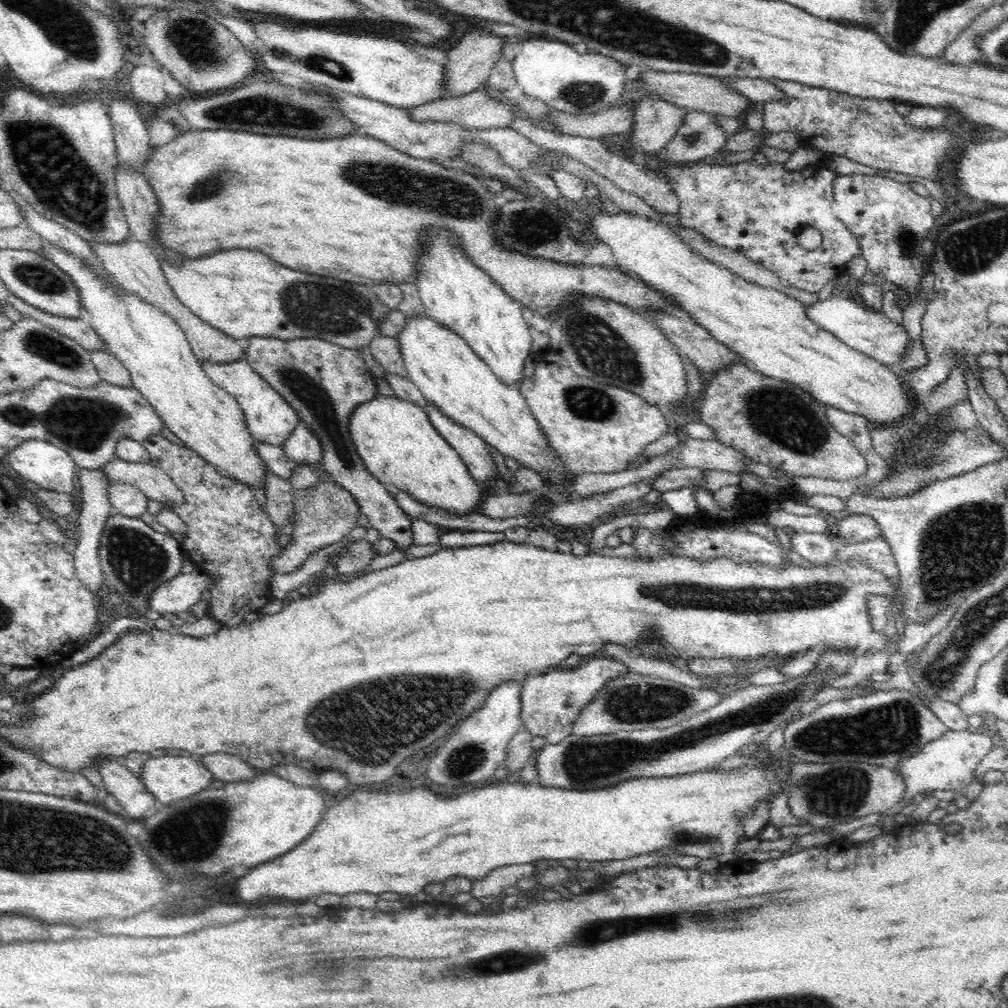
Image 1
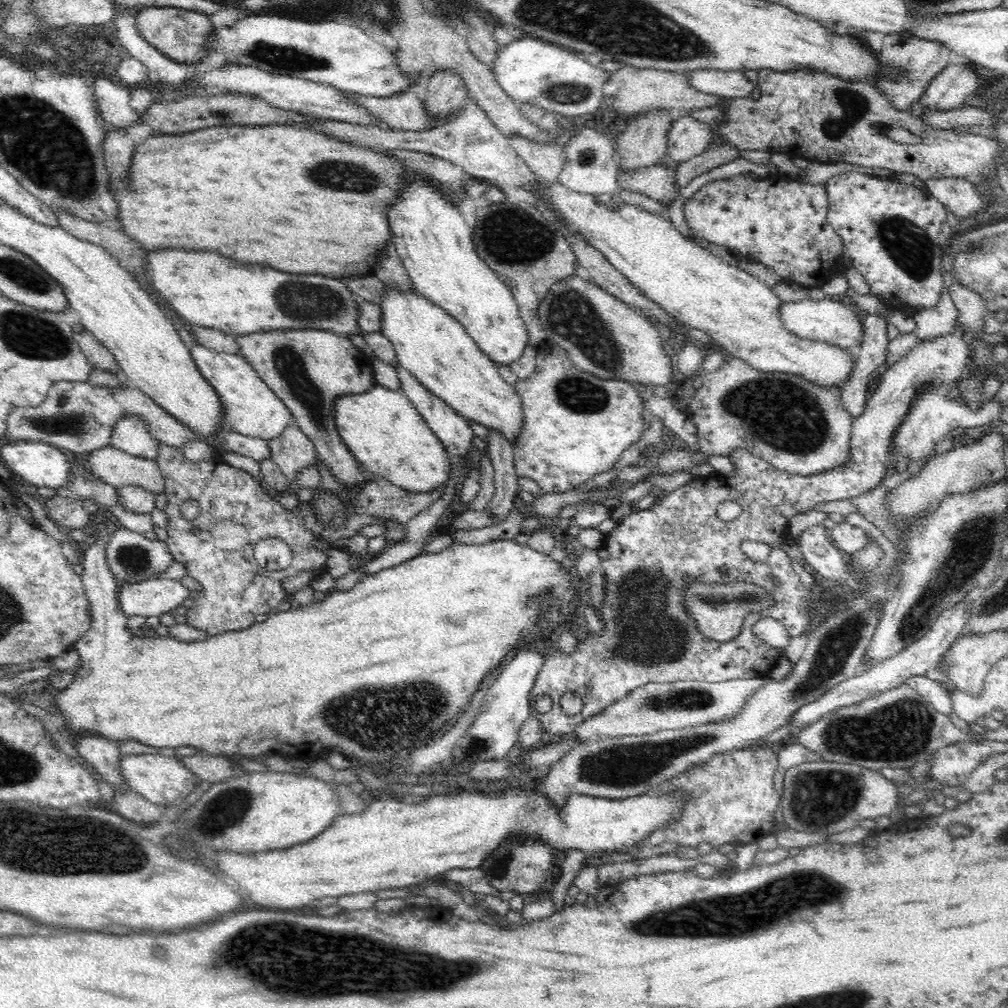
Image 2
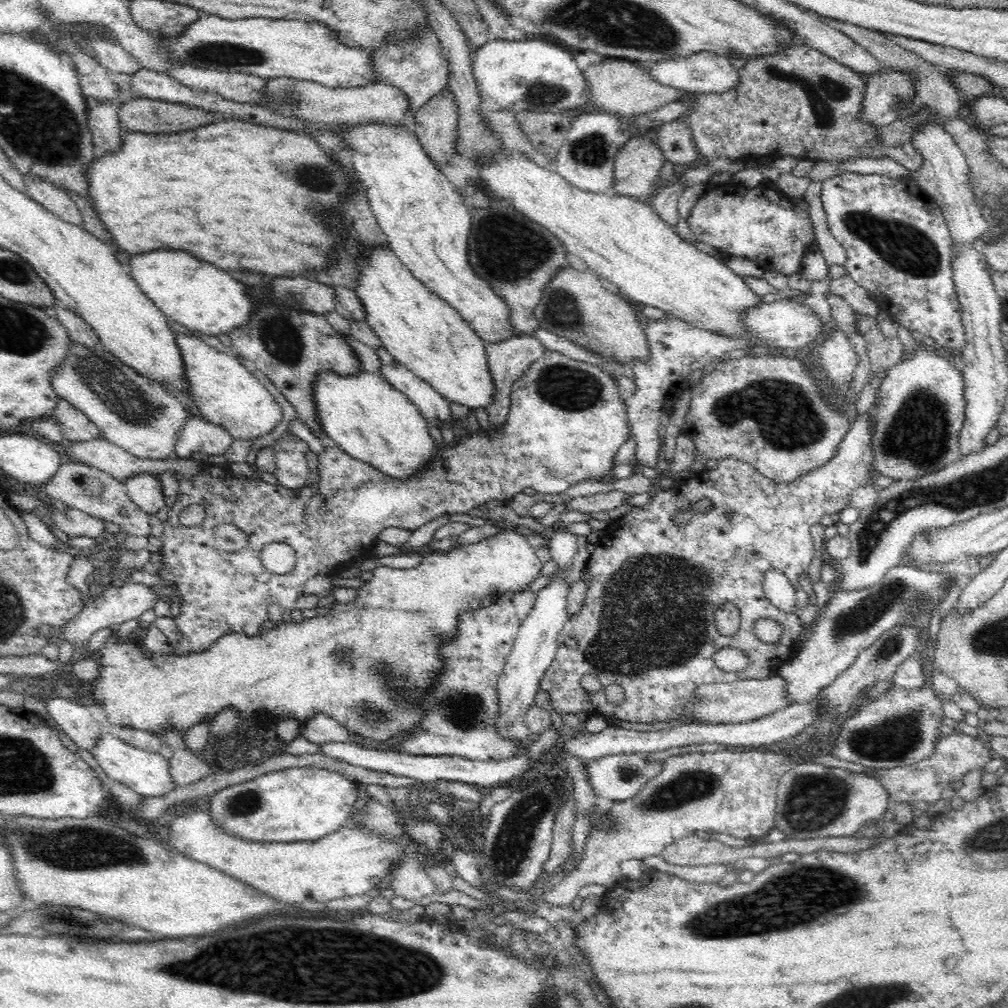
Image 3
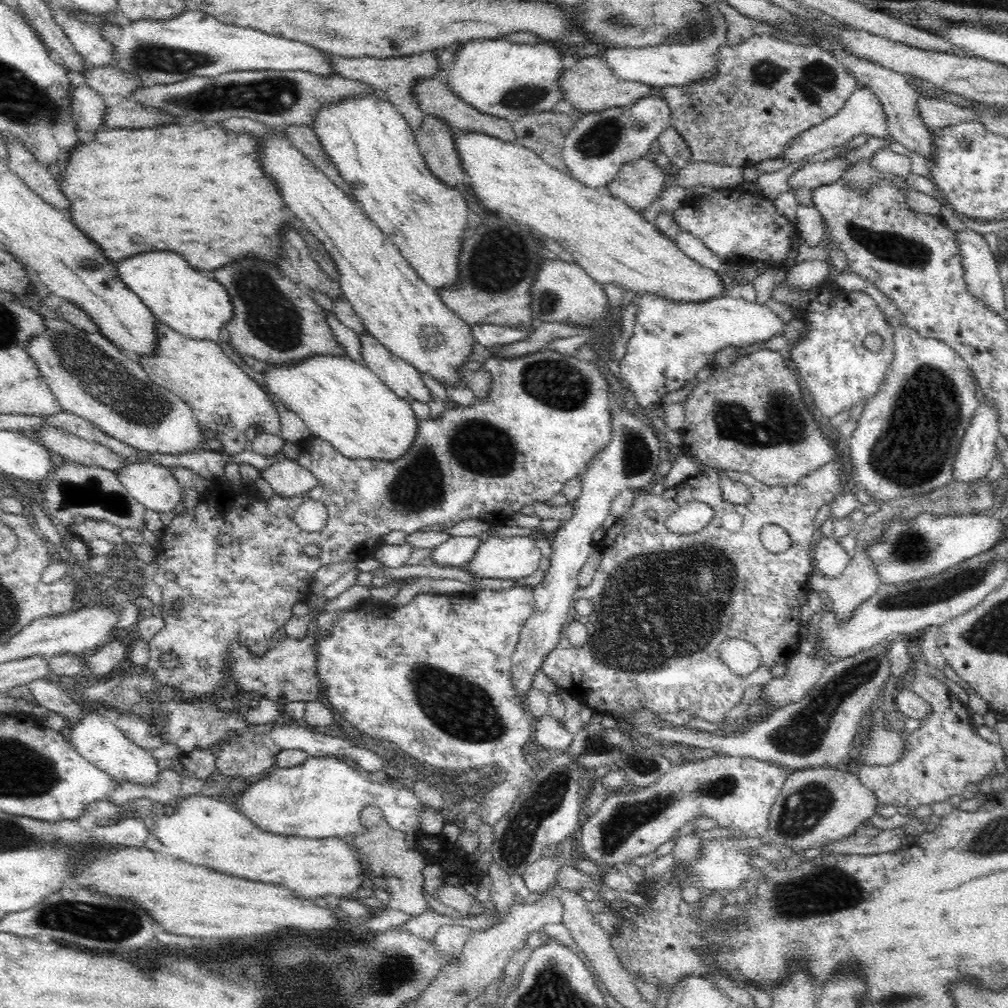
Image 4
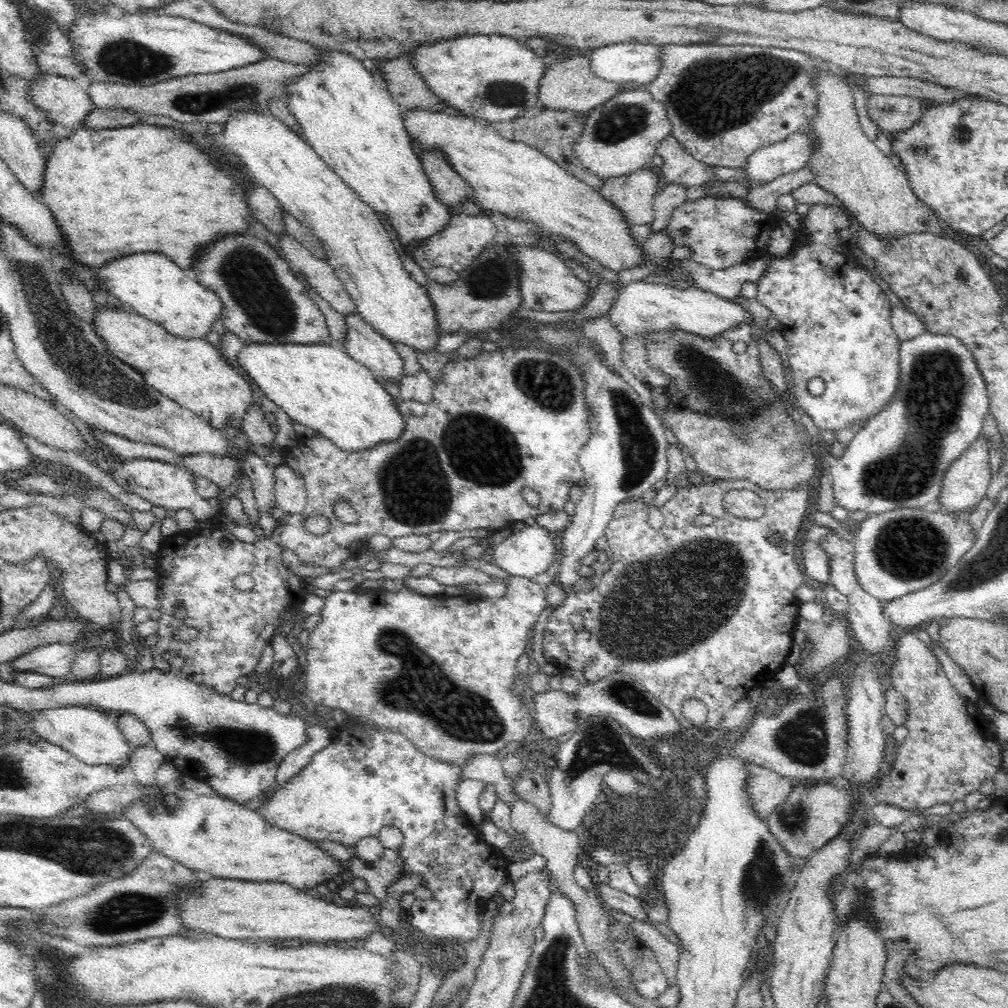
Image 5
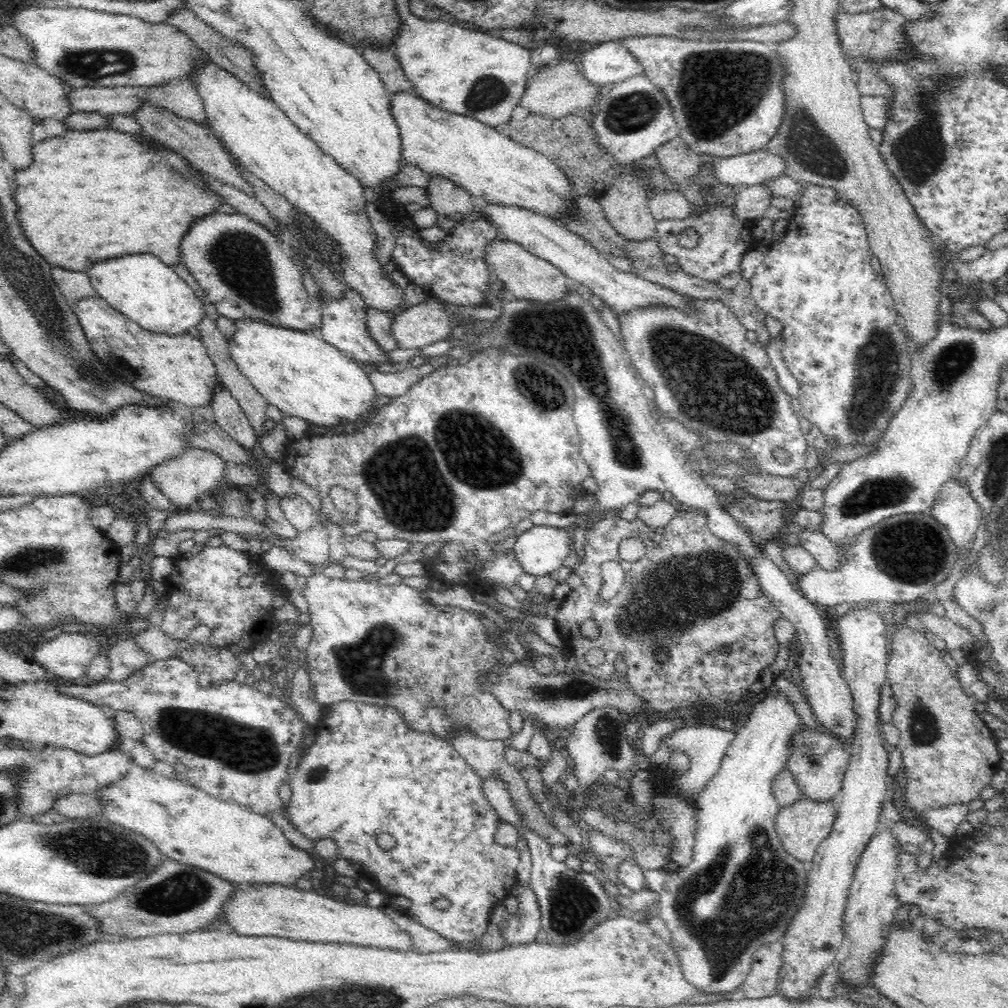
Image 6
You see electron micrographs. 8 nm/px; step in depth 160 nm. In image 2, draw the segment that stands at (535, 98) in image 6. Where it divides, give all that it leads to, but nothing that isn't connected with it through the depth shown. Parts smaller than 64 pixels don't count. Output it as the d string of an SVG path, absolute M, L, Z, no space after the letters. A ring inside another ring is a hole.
M622 65L609 76L609 82L616 84L618 89L616 94L612 94L612 106L618 113L636 117L642 113L649 112L652 109L669 110L674 113L682 110L703 109L720 104L722 96L706 94L696 90L688 84L685 73L675 73L672 71L663 71L658 69L639 69L630 65Z

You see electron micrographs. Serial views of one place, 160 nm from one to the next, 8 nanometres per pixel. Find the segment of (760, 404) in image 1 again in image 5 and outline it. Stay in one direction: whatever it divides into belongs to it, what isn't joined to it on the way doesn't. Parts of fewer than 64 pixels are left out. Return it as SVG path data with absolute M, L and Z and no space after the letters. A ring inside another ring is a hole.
M768 333L759 336L757 343L760 351L760 366L764 377L772 383L775 402L768 410L760 412L754 420L732 420L710 418L694 410L672 411L667 407L661 422L670 427L677 442L690 450L696 466L707 479L749 480L764 490L792 490L818 475L821 469L816 444L810 445L808 431L801 421L795 422L788 416L788 408L794 406L789 394L790 379L784 375L786 363L783 355L769 343Z

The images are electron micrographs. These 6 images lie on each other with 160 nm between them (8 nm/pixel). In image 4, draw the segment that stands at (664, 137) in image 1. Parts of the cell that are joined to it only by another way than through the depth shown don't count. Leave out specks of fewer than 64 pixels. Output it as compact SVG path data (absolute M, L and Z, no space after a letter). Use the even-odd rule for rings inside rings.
M642 158L624 165L604 192L641 212L660 198L665 182L666 176L662 169Z

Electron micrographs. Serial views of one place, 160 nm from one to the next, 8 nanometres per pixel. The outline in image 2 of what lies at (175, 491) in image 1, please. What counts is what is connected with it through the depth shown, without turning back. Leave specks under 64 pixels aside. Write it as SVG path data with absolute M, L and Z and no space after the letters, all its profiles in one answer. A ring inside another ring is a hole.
M108 445L88 454L88 462L98 479L118 489L136 485L154 494L165 492L165 480L156 459L140 458Z

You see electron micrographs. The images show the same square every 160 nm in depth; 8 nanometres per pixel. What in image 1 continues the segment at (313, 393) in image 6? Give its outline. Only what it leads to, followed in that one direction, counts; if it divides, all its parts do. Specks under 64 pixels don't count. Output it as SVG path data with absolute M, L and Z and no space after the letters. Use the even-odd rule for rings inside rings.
M377 394L369 402L356 407L349 418L349 433L354 446L361 456L365 467L381 483L390 484L394 488L407 492L416 500L432 506L434 509L444 509L448 513L470 514L478 508L482 494L468 467L460 455L445 438L435 429L424 408L414 402L406 402L396 396Z

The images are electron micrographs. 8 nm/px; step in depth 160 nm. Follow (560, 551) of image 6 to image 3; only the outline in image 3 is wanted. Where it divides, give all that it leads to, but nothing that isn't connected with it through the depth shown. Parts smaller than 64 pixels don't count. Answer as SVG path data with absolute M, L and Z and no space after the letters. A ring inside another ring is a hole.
M500 531L496 536L485 538L481 540L473 540L468 542L468 546L454 547L447 553L440 552L426 552L423 556L422 562L415 568L408 569L398 569L391 568L388 566L377 565L373 569L373 577L366 582L363 587L358 589L358 597L354 600L354 603L342 604L336 602L332 608L330 608L331 613L327 616L317 615L315 618L305 619L302 622L294 622L290 619L284 618L279 621L278 628L276 630L266 630L264 636L256 636L252 638L244 634L231 633L226 634L224 637L221 637L215 644L206 652L190 652L190 654L171 654L166 655L166 660L156 666L150 658L146 658L148 653L142 647L139 641L136 641L134 638L126 640L124 643L118 641L116 637L116 632L118 632L118 626L110 628L113 630L113 635L105 642L105 645L98 650L97 656L101 660L101 672L99 678L94 680L91 685L94 686L93 689L93 698L94 700L99 700L103 705L103 708L107 712L107 718L112 725L124 725L132 727L133 729L138 730L147 730L147 732L152 732L157 736L161 736L166 732L165 728L170 725L179 730L179 732L184 733L189 728L192 728L197 722L203 721L208 718L214 718L222 708L226 706L234 706L236 710L242 712L242 718L246 720L248 716L250 718L258 718L260 720L266 720L266 722L272 722L277 724L284 716L289 716L290 718L295 718L299 721L299 724L309 721L309 718L316 713L324 712L328 716L336 719L342 726L348 728L349 733L353 738L361 739L364 743L364 740L372 738L372 740L388 740L392 736L398 736L398 734L408 734L410 726L412 730L416 730L416 722L420 720L420 712L410 706L410 704L402 704L394 698L394 694L390 694L384 686L384 678L382 674L378 674L378 666L380 664L388 664L388 668L392 670L392 684L394 686L408 686L410 692L414 692L414 696L420 694L420 690L426 690L426 686L432 684L436 672L442 668L442 662L444 657L439 653L439 647L442 646L440 642L450 642L452 638L456 638L458 634L458 621L460 621L460 614L464 612L474 612L474 610L480 610L480 608L486 608L493 600L500 598L500 595L504 593L517 593L523 591L527 588L527 585L536 580L540 574L540 569L542 568L543 562L538 558L536 554L536 549L533 548L528 543L528 538L514 531ZM334 650L348 650L350 656L348 656L348 662L342 662L338 664L336 658L334 658Z

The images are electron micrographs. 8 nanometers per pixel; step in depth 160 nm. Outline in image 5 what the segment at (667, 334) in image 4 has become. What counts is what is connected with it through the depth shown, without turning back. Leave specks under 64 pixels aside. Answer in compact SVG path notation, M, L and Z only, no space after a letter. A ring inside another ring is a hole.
M632 281L621 286L613 302L615 303L607 312L607 317L623 336L627 336L627 341L622 346L622 361L630 372L650 390L658 386L667 389L671 378L648 364L645 347L645 336L648 333L682 329L702 337L715 337L724 334L725 330L731 329L738 323L748 323L751 326L751 318L741 304L696 286L673 285L672 283L659 285L652 281Z

